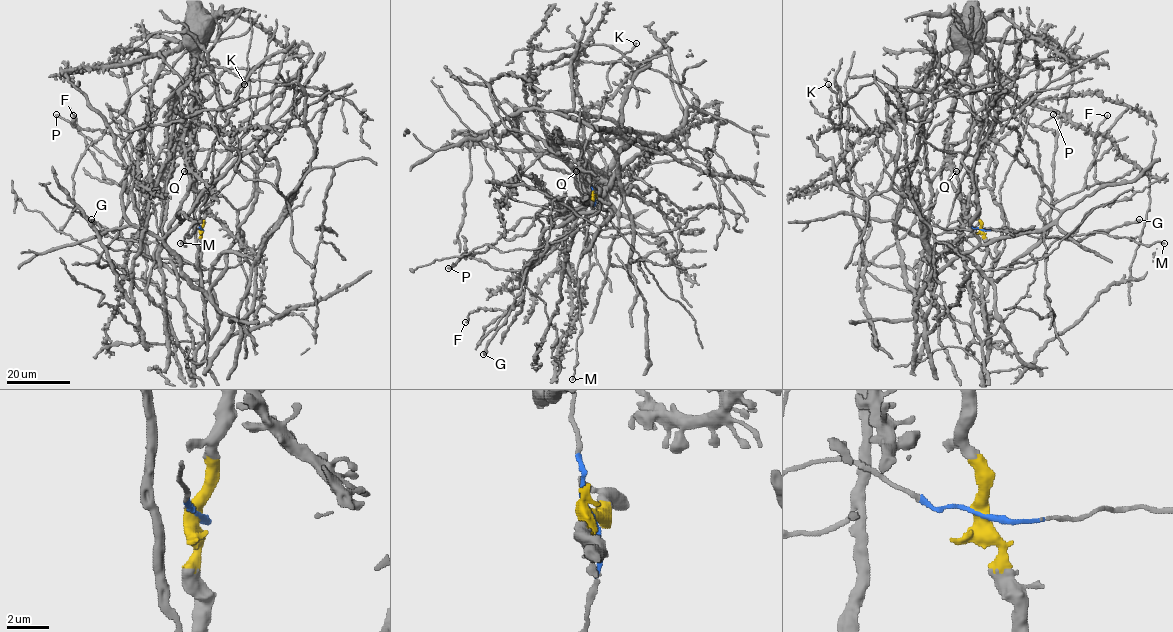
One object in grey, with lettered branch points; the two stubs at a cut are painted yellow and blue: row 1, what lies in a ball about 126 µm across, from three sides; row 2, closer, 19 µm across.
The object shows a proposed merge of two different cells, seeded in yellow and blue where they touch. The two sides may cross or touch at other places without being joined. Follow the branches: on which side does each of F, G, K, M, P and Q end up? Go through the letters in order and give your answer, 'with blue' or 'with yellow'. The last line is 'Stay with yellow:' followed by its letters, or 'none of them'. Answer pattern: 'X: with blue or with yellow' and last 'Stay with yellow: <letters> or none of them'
F: with yellow
G: with yellow
K: with blue
M: with blue
P: with yellow
Q: with blue
Stay with yellow: F, G, P

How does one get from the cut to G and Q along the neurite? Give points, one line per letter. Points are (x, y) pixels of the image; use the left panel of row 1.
G: (200, 229), (234, 134), (270, 101), (255, 202), (209, 293), (235, 319), (251, 258), (183, 279), (92, 219)
Q: (200, 229), (198, 221), (192, 232), (192, 203), (196, 192), (191, 176), (185, 171)

